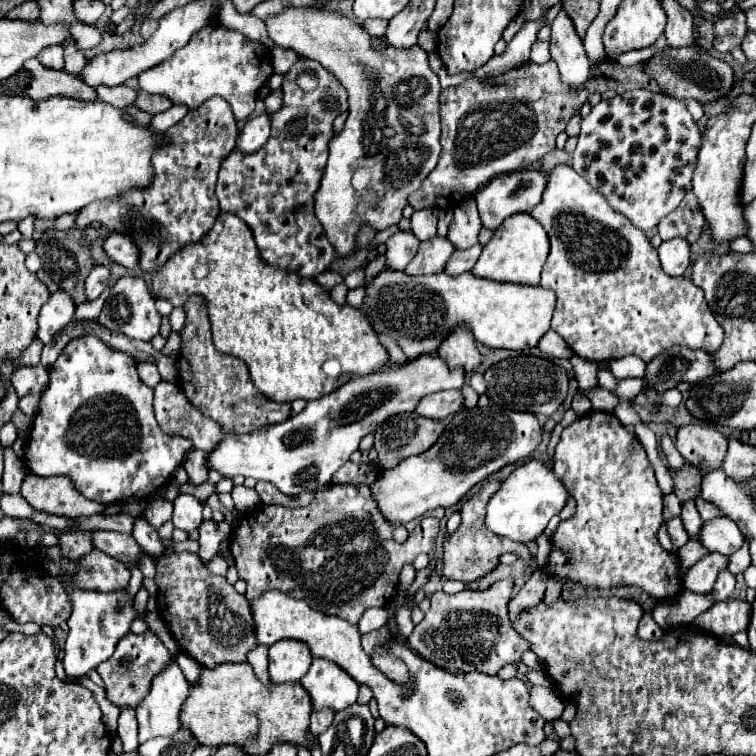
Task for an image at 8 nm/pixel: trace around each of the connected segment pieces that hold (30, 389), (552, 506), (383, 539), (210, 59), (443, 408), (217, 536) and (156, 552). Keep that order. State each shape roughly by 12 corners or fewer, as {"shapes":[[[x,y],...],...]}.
{"shapes":[[[20,366],[10,376],[18,398],[48,386],[48,368]],[[540,460],[518,466],[490,498],[486,526],[536,542],[570,498]],[[368,486],[262,506],[232,532],[246,598],[276,588],[358,624],[440,522],[408,542]],[[204,26],[140,90],[196,110],[220,96],[252,114],[274,72],[270,50]],[[460,390],[422,398],[416,412],[444,420],[464,408]],[[226,522],[200,524],[202,562],[220,552],[220,542],[230,536]],[[140,516],[134,526],[138,546],[158,560],[164,544],[158,532]]]}

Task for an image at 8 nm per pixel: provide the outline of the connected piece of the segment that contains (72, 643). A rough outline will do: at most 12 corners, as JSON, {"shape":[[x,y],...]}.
{"shape":[[48,558],[72,598],[64,670],[86,676],[138,618],[126,592],[78,590],[76,562]]}

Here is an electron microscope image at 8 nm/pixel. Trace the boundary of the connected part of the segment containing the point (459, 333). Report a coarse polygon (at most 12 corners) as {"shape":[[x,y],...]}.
{"shape":[[470,326],[454,328],[438,346],[448,366],[470,376],[480,364]]}

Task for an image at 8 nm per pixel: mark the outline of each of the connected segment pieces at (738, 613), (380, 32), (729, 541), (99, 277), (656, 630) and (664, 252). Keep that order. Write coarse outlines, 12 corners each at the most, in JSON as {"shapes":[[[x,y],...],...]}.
{"shapes":[[[730,596],[692,624],[732,636],[750,624],[752,606]],[[367,19],[361,25],[376,37],[385,35],[389,21]],[[714,518],[700,530],[710,552],[732,556],[744,542],[730,518]],[[94,266],[86,278],[88,300],[96,300],[108,284],[110,270]],[[648,610],[638,626],[644,640],[660,638],[664,630],[654,622]],[[682,238],[658,248],[662,270],[682,276],[690,266],[690,244]]]}

